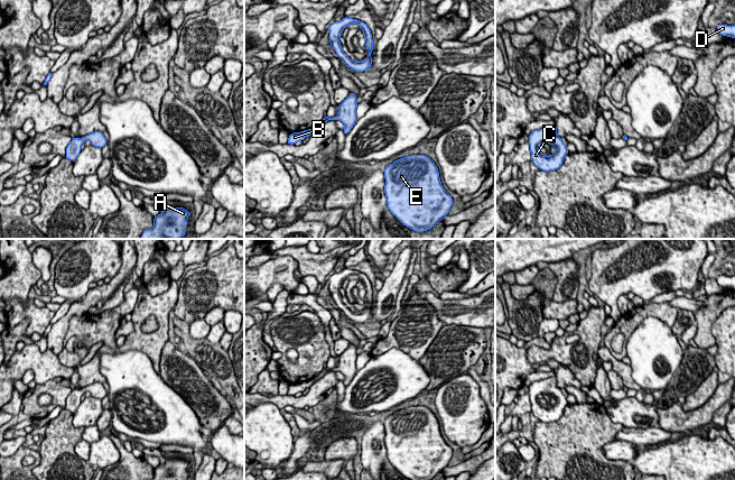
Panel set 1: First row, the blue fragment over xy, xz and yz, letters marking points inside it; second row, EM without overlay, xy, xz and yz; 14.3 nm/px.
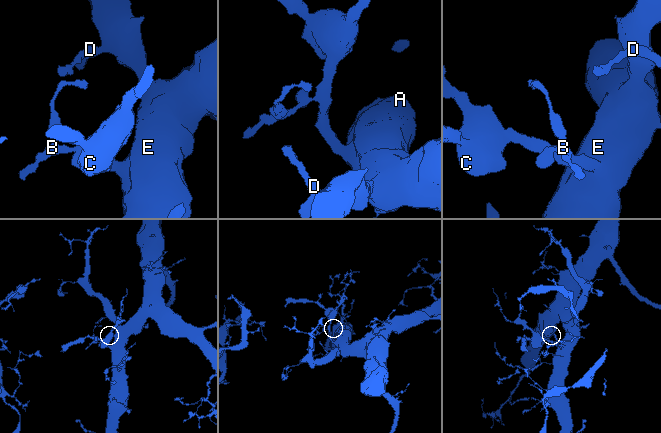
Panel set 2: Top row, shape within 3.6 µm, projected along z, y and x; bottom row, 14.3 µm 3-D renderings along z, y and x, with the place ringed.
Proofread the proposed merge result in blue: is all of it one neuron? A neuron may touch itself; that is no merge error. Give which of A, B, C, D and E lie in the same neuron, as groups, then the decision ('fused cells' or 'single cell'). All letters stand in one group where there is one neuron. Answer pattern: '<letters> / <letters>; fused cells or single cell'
A B C D E; single cell

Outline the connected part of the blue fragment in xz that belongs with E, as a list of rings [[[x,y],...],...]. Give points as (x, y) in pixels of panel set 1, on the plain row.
[[[426,406],[400,409],[384,419],[384,444],[389,462],[409,480],[431,480],[448,467],[453,449],[441,436],[439,422]]]

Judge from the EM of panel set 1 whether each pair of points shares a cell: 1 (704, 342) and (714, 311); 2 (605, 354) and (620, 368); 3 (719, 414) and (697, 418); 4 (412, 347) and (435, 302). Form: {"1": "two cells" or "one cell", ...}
{"1": "one cell", "2": "one cell", "3": "two cells", "4": "two cells"}

